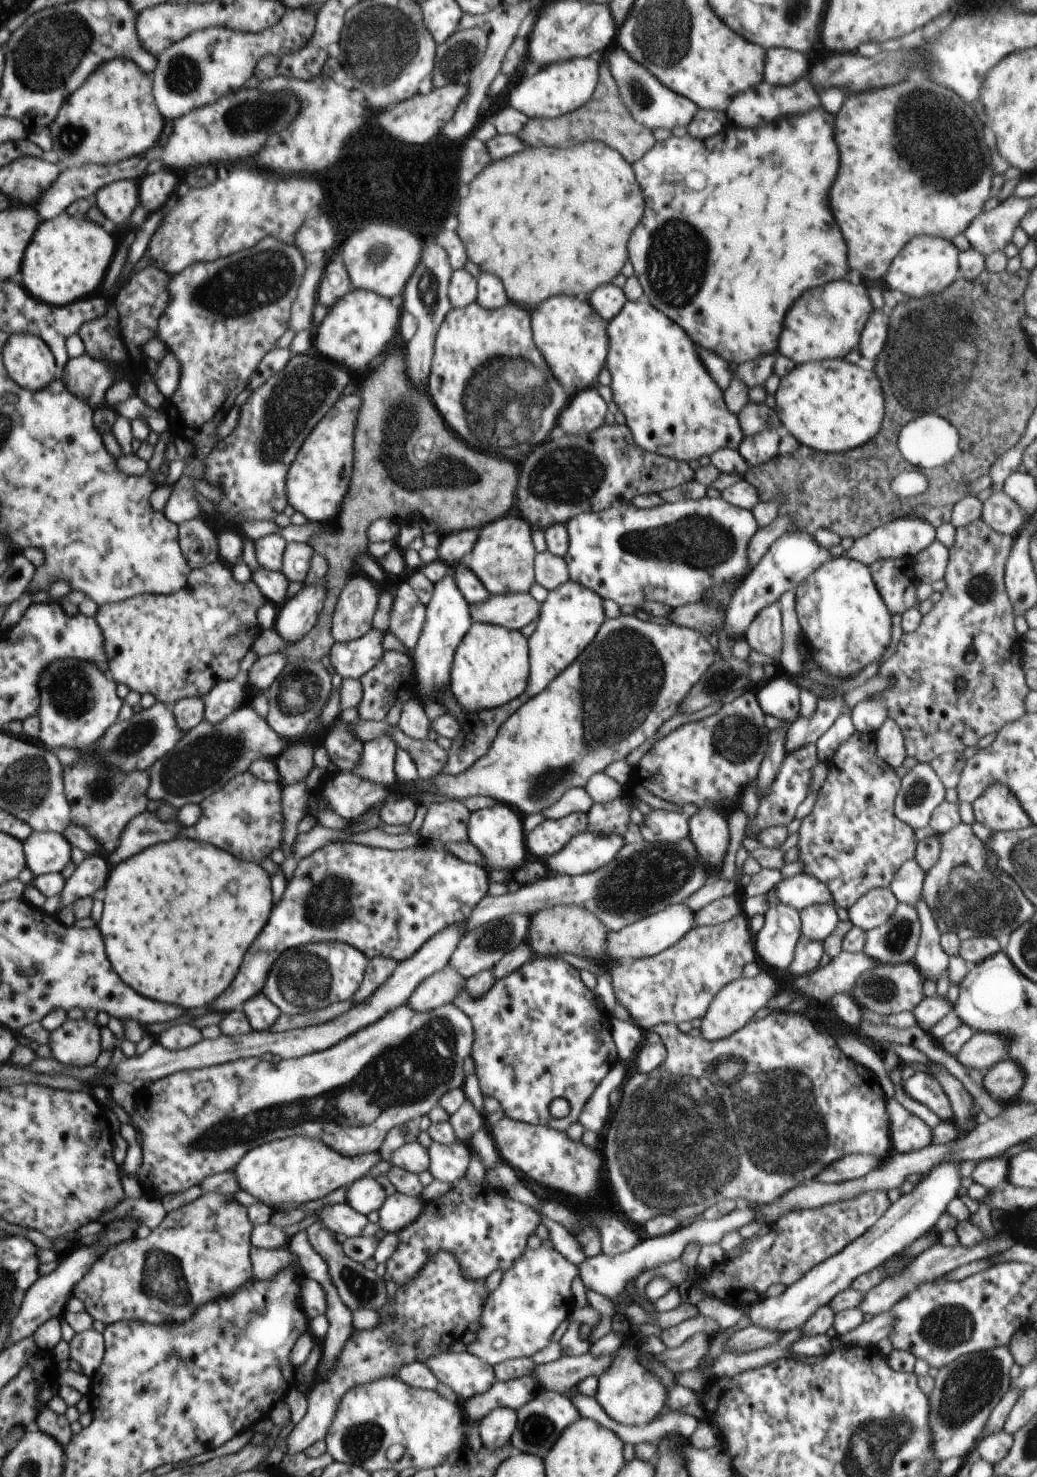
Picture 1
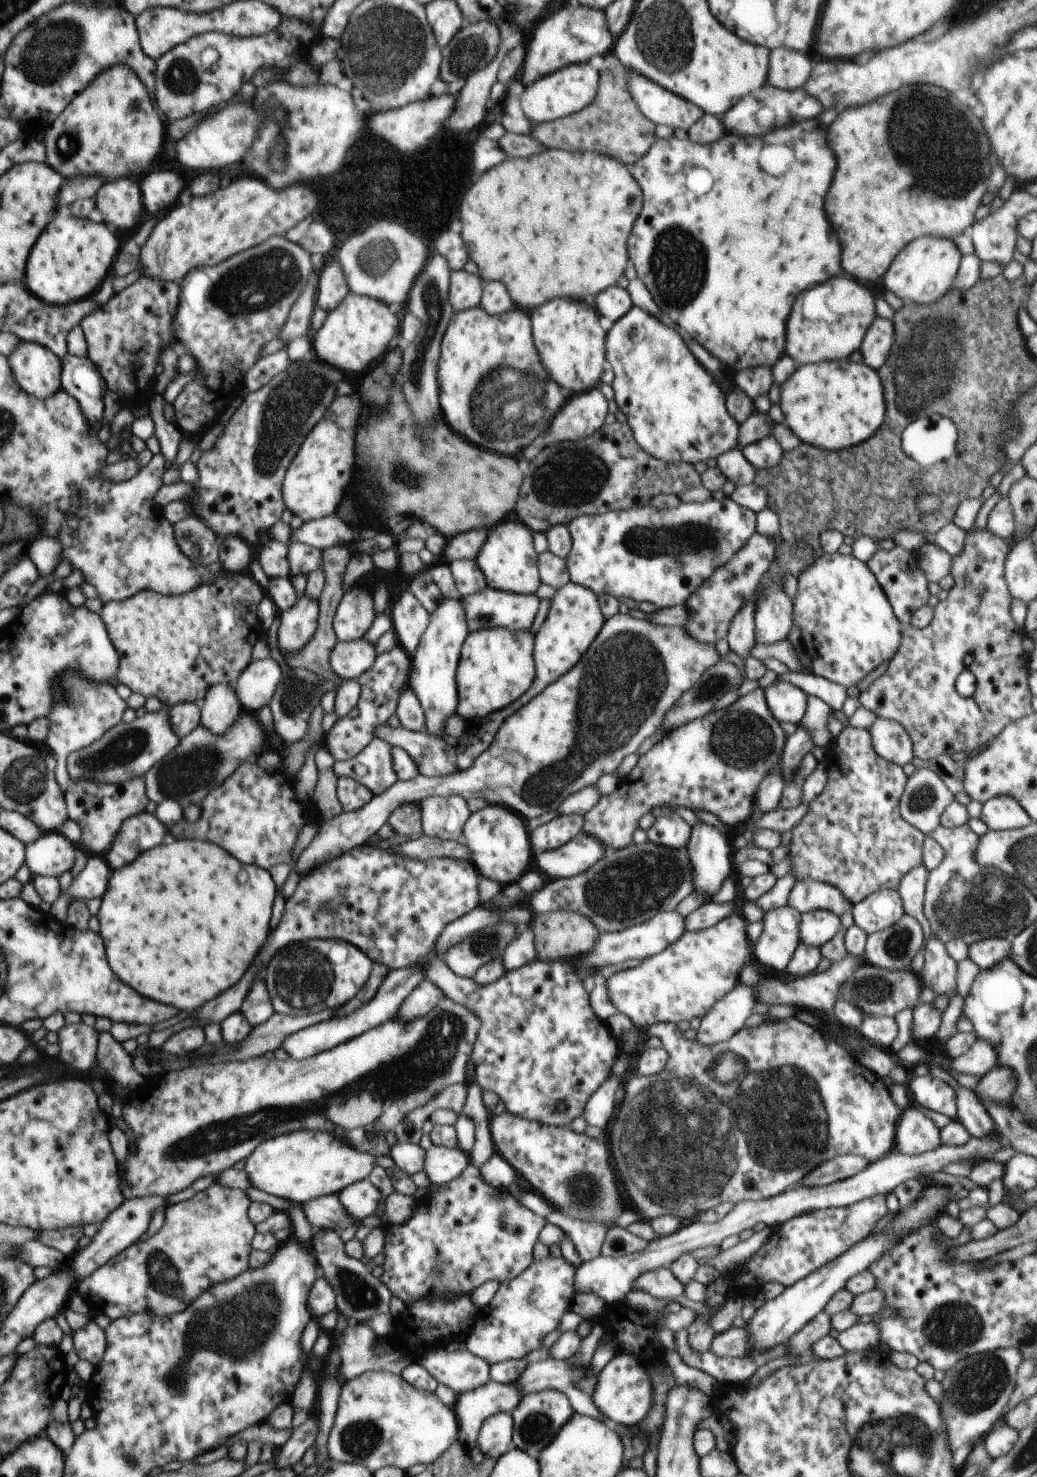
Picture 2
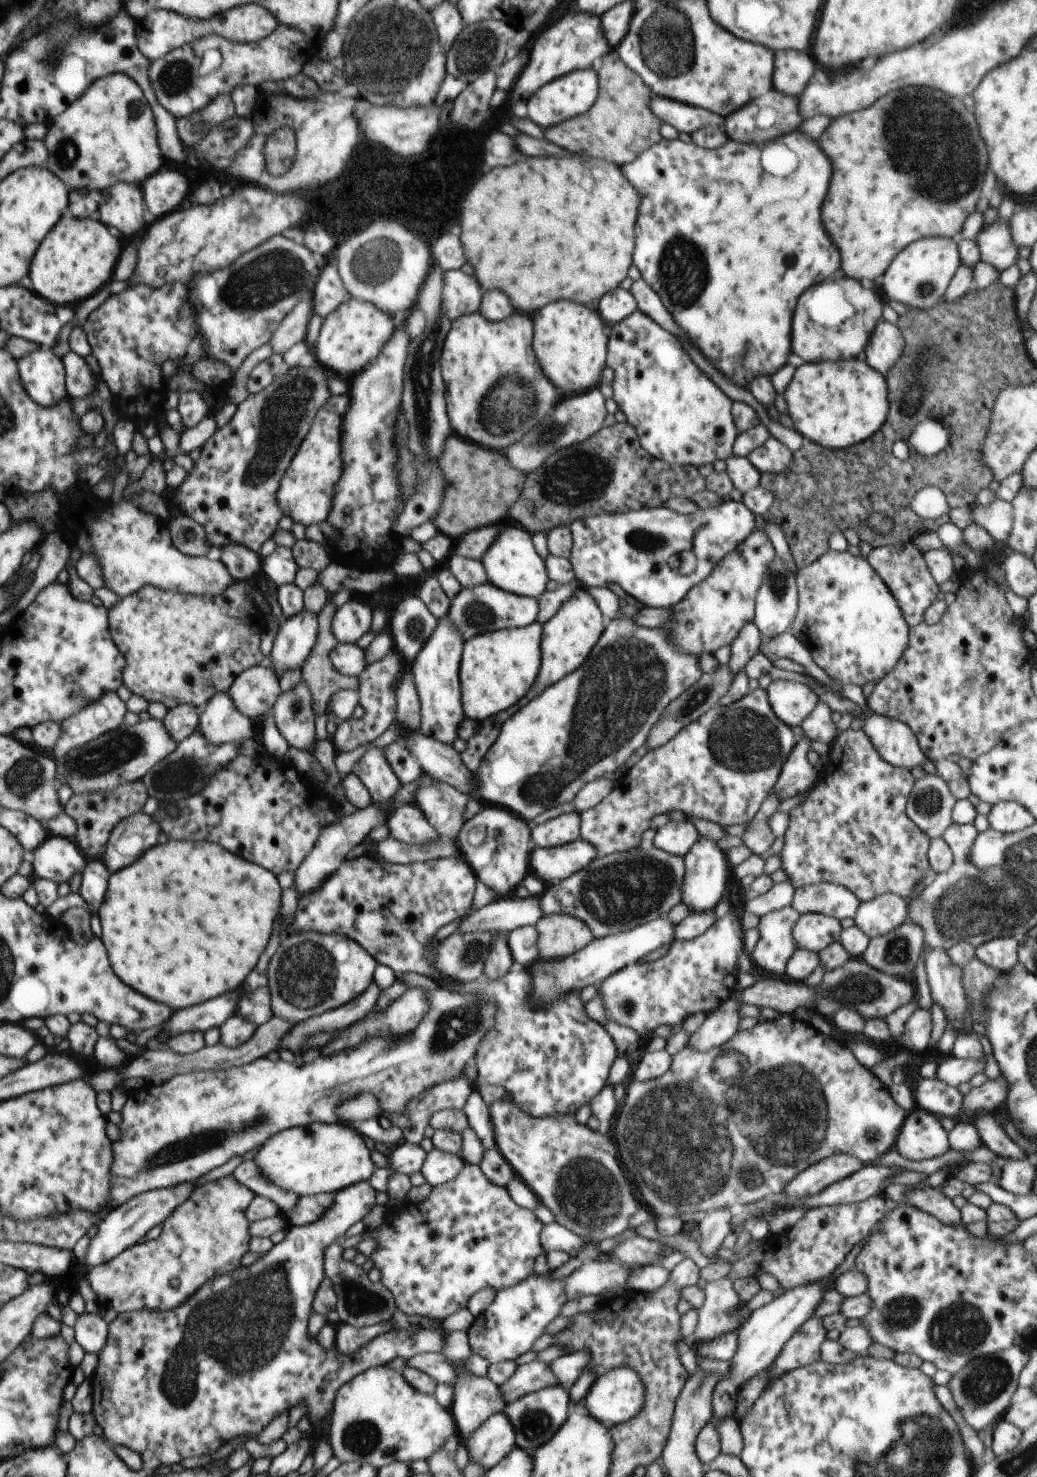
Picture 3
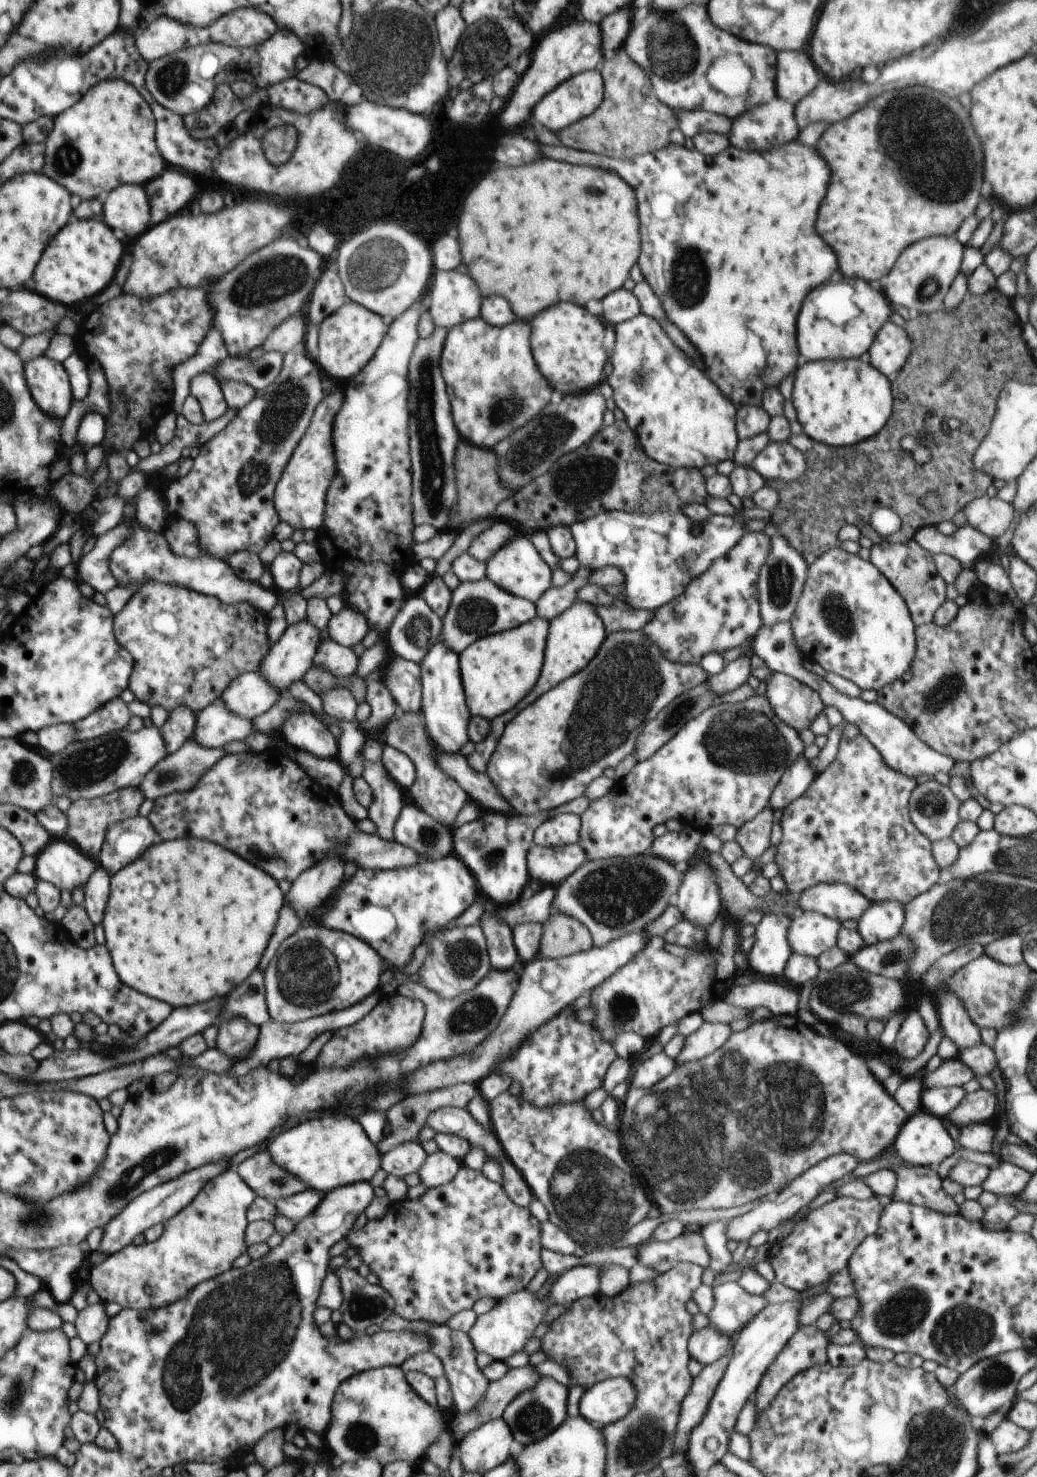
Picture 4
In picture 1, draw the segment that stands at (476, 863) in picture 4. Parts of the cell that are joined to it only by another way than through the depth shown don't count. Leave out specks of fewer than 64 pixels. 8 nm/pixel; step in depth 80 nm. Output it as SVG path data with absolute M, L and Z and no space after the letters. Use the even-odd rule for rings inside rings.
M497 803L492 808L484 808L477 812L471 812L467 825L469 842L481 853L481 865L484 869L516 871L523 866L526 858L527 845L525 844L526 833L518 814L513 812L504 803Z

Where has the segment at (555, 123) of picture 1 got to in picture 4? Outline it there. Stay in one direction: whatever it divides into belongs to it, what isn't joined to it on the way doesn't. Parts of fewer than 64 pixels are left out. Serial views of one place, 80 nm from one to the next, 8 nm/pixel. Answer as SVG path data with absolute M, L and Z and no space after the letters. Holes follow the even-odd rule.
M624 49L605 57L603 76L605 95L600 106L586 118L557 132L561 143L579 151L614 157L634 158L667 147L670 133L679 129L674 109L656 96L652 81Z

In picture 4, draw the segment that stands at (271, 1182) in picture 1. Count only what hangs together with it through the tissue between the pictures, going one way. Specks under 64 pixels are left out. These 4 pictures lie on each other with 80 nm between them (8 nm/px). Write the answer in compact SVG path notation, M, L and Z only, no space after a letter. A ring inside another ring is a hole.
M334 1113L301 1122L287 1132L278 1132L268 1150L277 1165L292 1173L293 1177L298 1177L308 1189L322 1193L356 1182L371 1181L380 1169L382 1154L356 1118Z

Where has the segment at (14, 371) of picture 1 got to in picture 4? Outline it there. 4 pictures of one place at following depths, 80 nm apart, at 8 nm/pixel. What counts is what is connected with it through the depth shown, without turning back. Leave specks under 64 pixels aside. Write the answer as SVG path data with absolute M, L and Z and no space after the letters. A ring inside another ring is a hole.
M44 354L26 363L26 379L40 408L63 421L74 400L70 375L63 363Z

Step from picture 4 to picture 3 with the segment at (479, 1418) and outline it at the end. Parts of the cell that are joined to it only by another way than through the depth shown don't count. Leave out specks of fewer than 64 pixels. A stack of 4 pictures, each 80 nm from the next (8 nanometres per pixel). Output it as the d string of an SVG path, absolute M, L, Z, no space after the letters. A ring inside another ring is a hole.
M536 1360L518 1365L512 1378L506 1380L499 1388L504 1402L512 1403L526 1394L548 1388L548 1386L556 1386L556 1384L560 1382L550 1369L550 1363Z

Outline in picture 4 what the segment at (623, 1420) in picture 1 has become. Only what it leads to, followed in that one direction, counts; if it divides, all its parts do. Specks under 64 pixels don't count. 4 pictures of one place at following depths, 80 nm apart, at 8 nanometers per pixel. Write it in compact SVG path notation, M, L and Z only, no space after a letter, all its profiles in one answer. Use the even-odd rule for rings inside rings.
M618 1376L589 1384L579 1404L579 1412L600 1427L620 1421L636 1404L636 1386L630 1378Z

